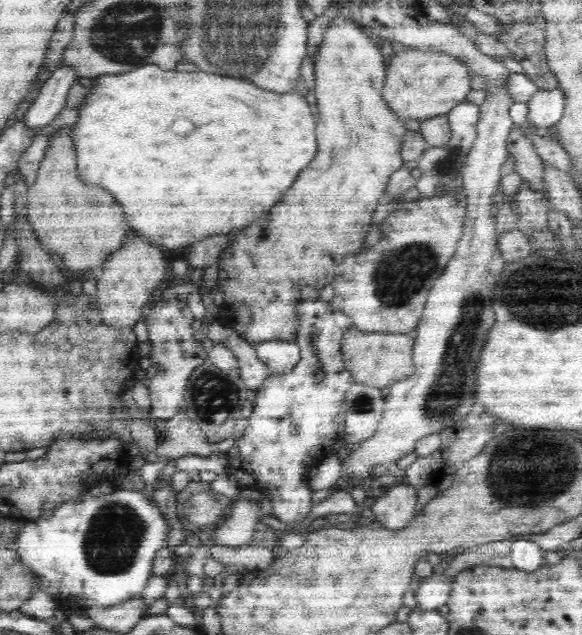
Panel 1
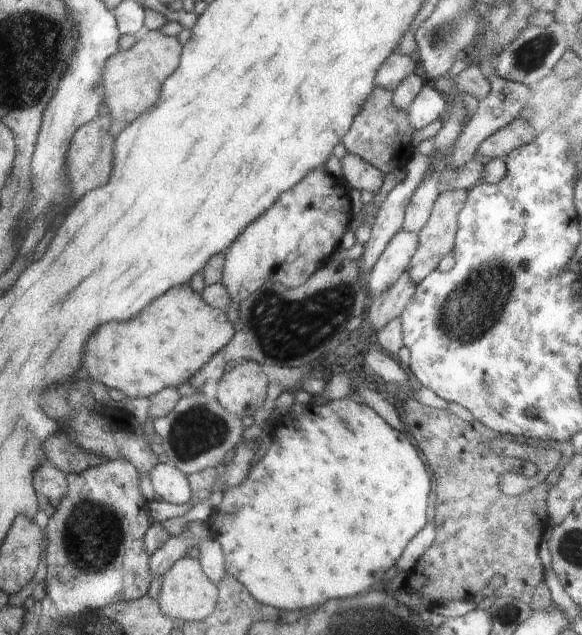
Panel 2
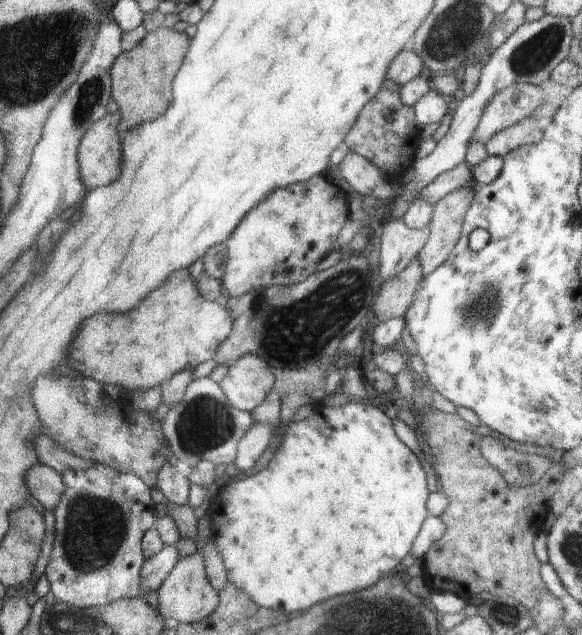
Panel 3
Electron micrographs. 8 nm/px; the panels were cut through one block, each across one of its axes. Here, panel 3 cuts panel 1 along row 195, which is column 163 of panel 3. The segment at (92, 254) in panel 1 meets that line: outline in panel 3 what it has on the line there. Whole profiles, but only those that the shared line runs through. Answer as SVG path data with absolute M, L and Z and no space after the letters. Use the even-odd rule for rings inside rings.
M158 27L142 39L132 50L121 51L114 66L110 69L112 80L112 100L118 104L122 120L118 124L118 134L126 132L140 122L158 118L170 104L172 81L176 76L190 44L185 32L178 32L172 27Z

